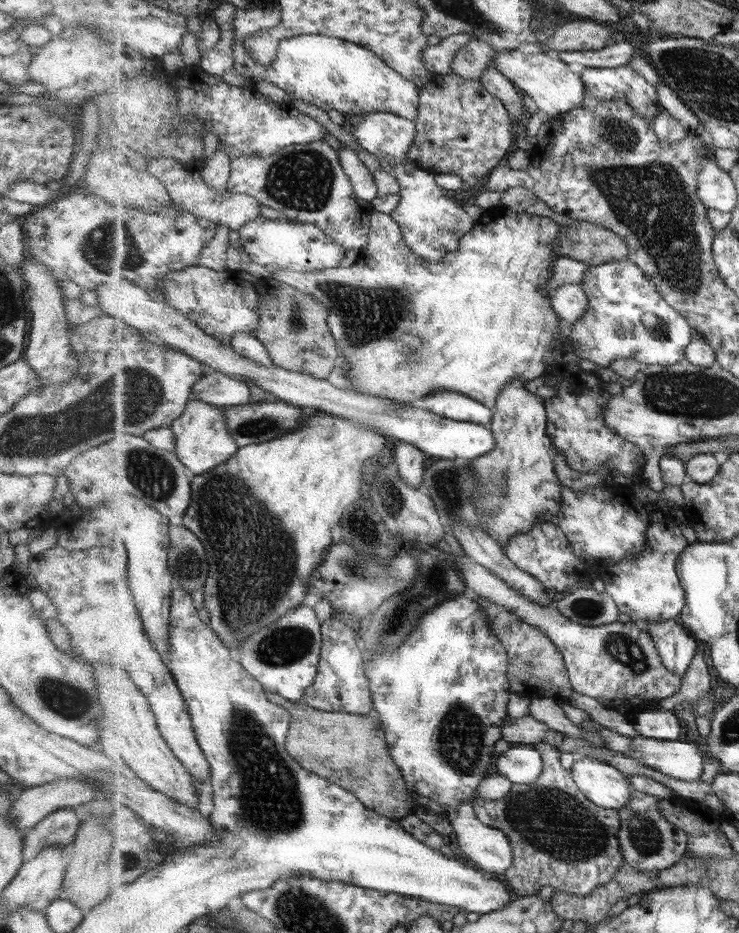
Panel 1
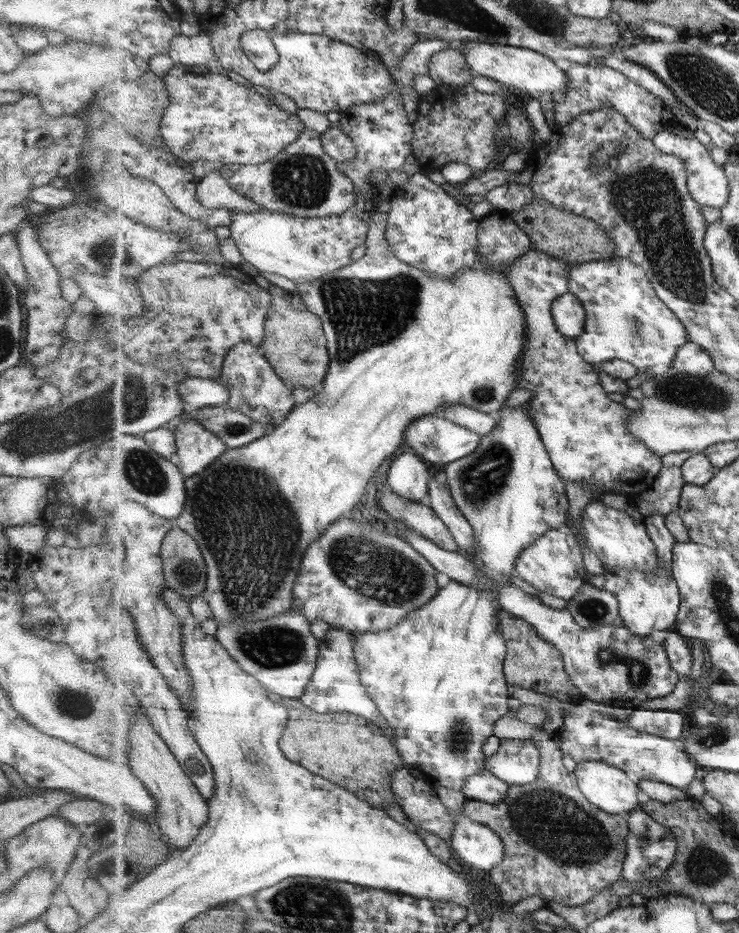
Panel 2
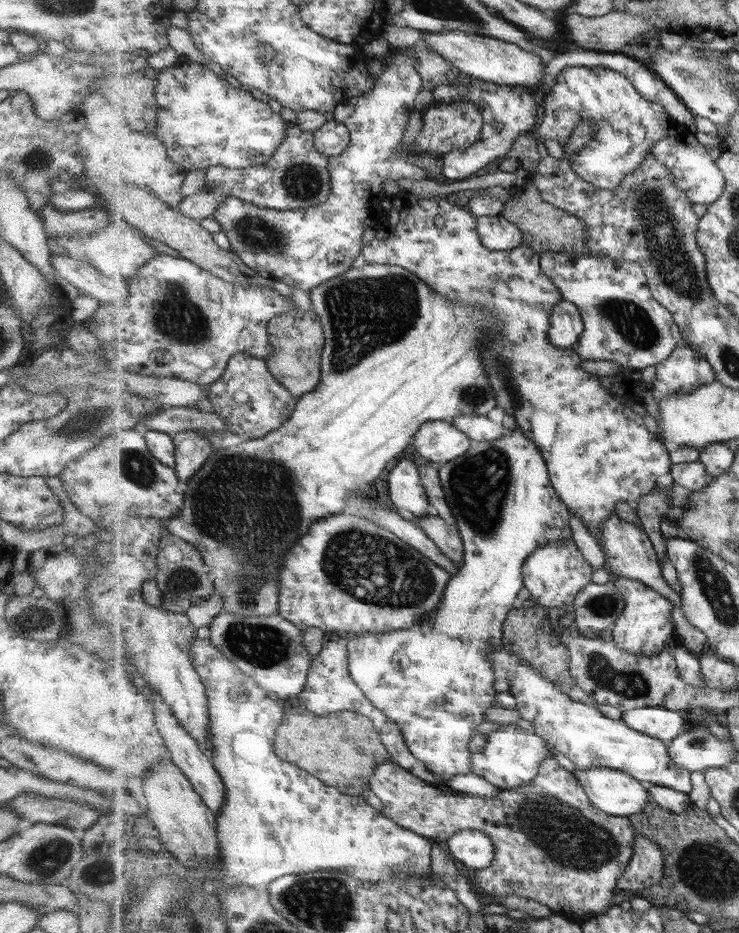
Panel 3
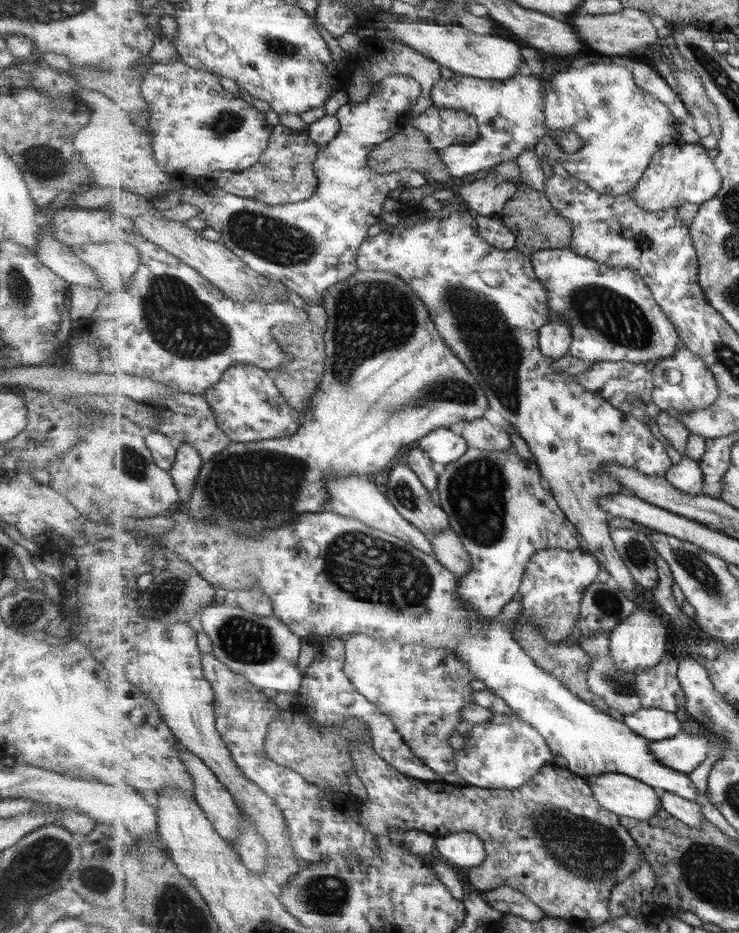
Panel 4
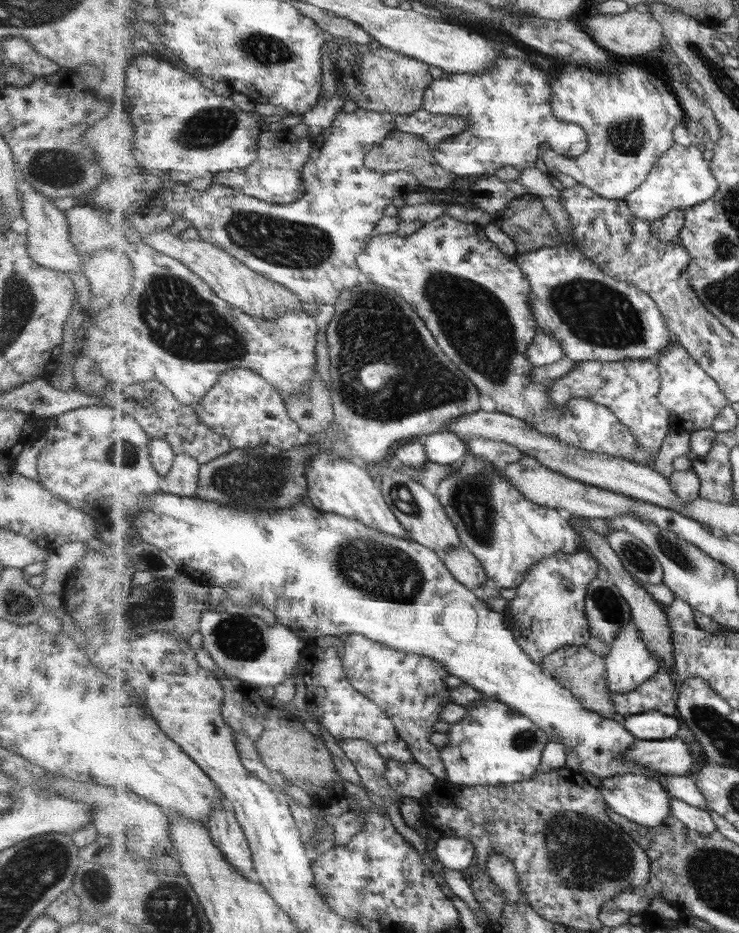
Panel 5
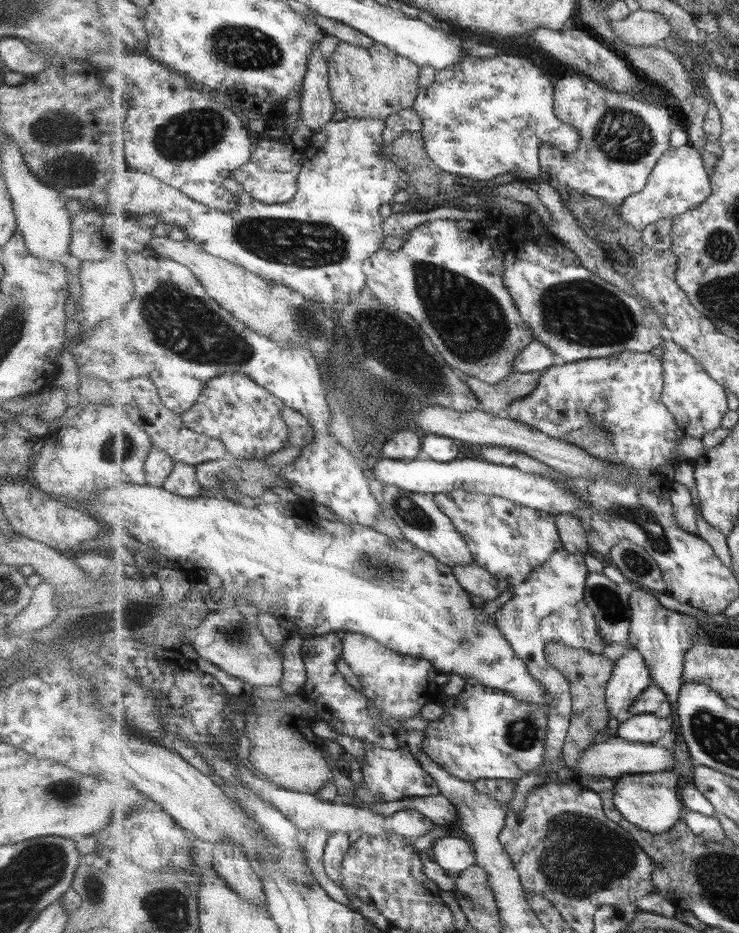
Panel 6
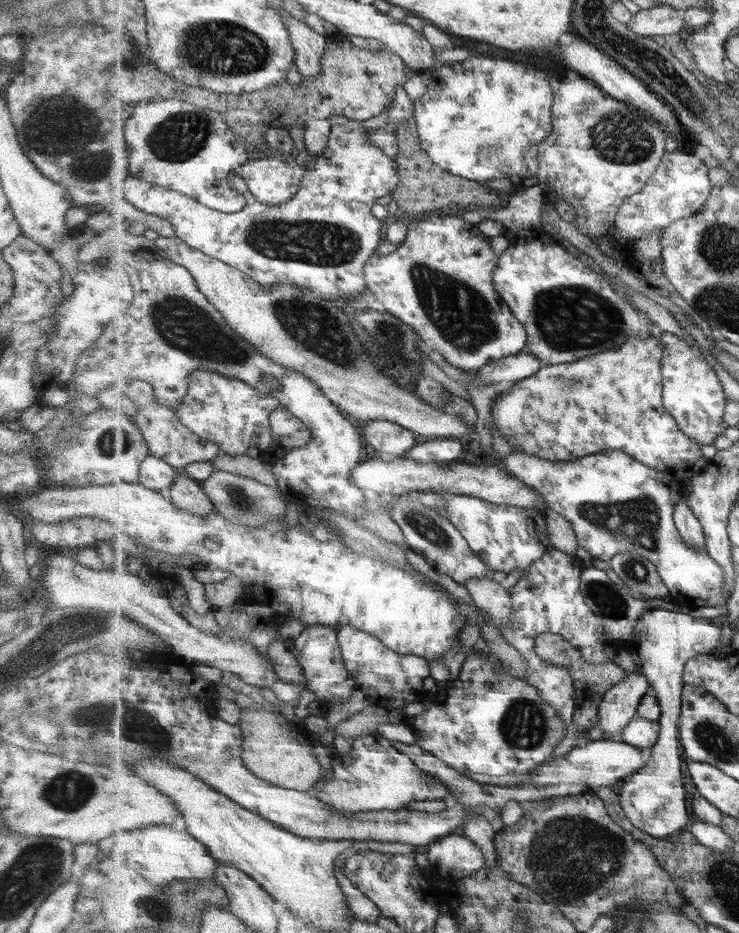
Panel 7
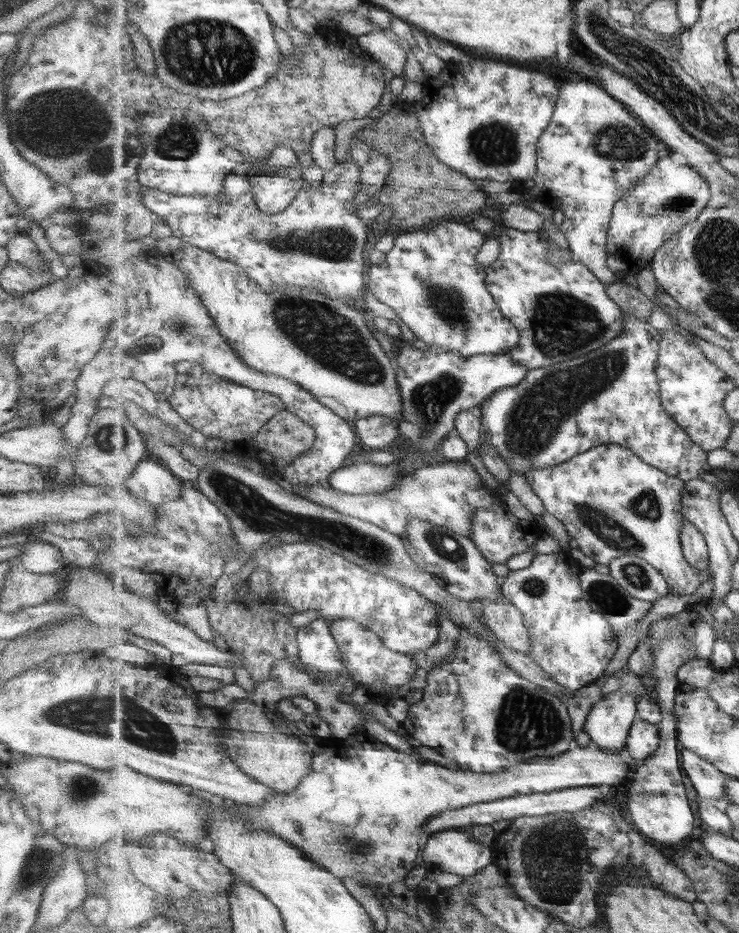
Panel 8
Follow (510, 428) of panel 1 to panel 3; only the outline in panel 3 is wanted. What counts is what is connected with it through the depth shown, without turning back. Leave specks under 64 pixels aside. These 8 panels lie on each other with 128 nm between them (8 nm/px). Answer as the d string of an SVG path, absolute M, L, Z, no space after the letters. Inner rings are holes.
M520 429L510 430L508 434L499 440L492 440L491 442L475 441L471 443L471 448L463 457L441 464L439 472L447 502L450 504L456 518L455 525L459 529L462 541L464 542L464 563L446 586L443 600L440 601L439 608L435 614L432 614L427 620L422 620L420 624L414 624L414 626L405 630L395 630L383 634L365 633L358 636L351 635L348 641L348 657L349 672L353 680L363 689L367 698L370 698L379 710L382 710L389 718L392 718L393 722L399 725L411 753L417 760L421 760L441 782L449 782L453 780L453 776L471 773L471 754L473 752L469 751L469 744L473 740L473 736L475 736L475 726L488 721L486 720L486 710L488 708L499 706L496 701L496 694L498 692L493 688L495 672L494 666L490 662L490 654L496 649L497 645L504 642L504 623L510 614L510 610L513 610L518 605L517 594L524 587L524 564L526 564L526 560L538 548L559 543L563 539L571 541L573 539L573 532L571 532L571 526L569 526L569 518L571 518L572 512L567 504L561 500L561 497L552 485L547 461L543 453Z

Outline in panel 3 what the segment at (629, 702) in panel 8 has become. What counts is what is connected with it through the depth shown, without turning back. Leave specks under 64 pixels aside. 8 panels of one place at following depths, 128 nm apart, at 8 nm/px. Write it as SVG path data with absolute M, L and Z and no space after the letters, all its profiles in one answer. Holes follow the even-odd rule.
M611 576L619 594L626 600L623 614L615 620L610 636L625 652L653 656L659 654L666 646L677 639L672 610L675 604L669 598L659 594L655 589L643 584L640 580L633 580L624 576Z

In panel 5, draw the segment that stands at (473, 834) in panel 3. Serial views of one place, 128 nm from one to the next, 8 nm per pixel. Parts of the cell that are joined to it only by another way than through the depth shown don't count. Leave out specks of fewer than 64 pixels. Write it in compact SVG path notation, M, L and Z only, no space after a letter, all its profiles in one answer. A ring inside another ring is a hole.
M441 836L435 840L436 858L453 870L465 870L475 862L476 846L470 840L459 836Z

